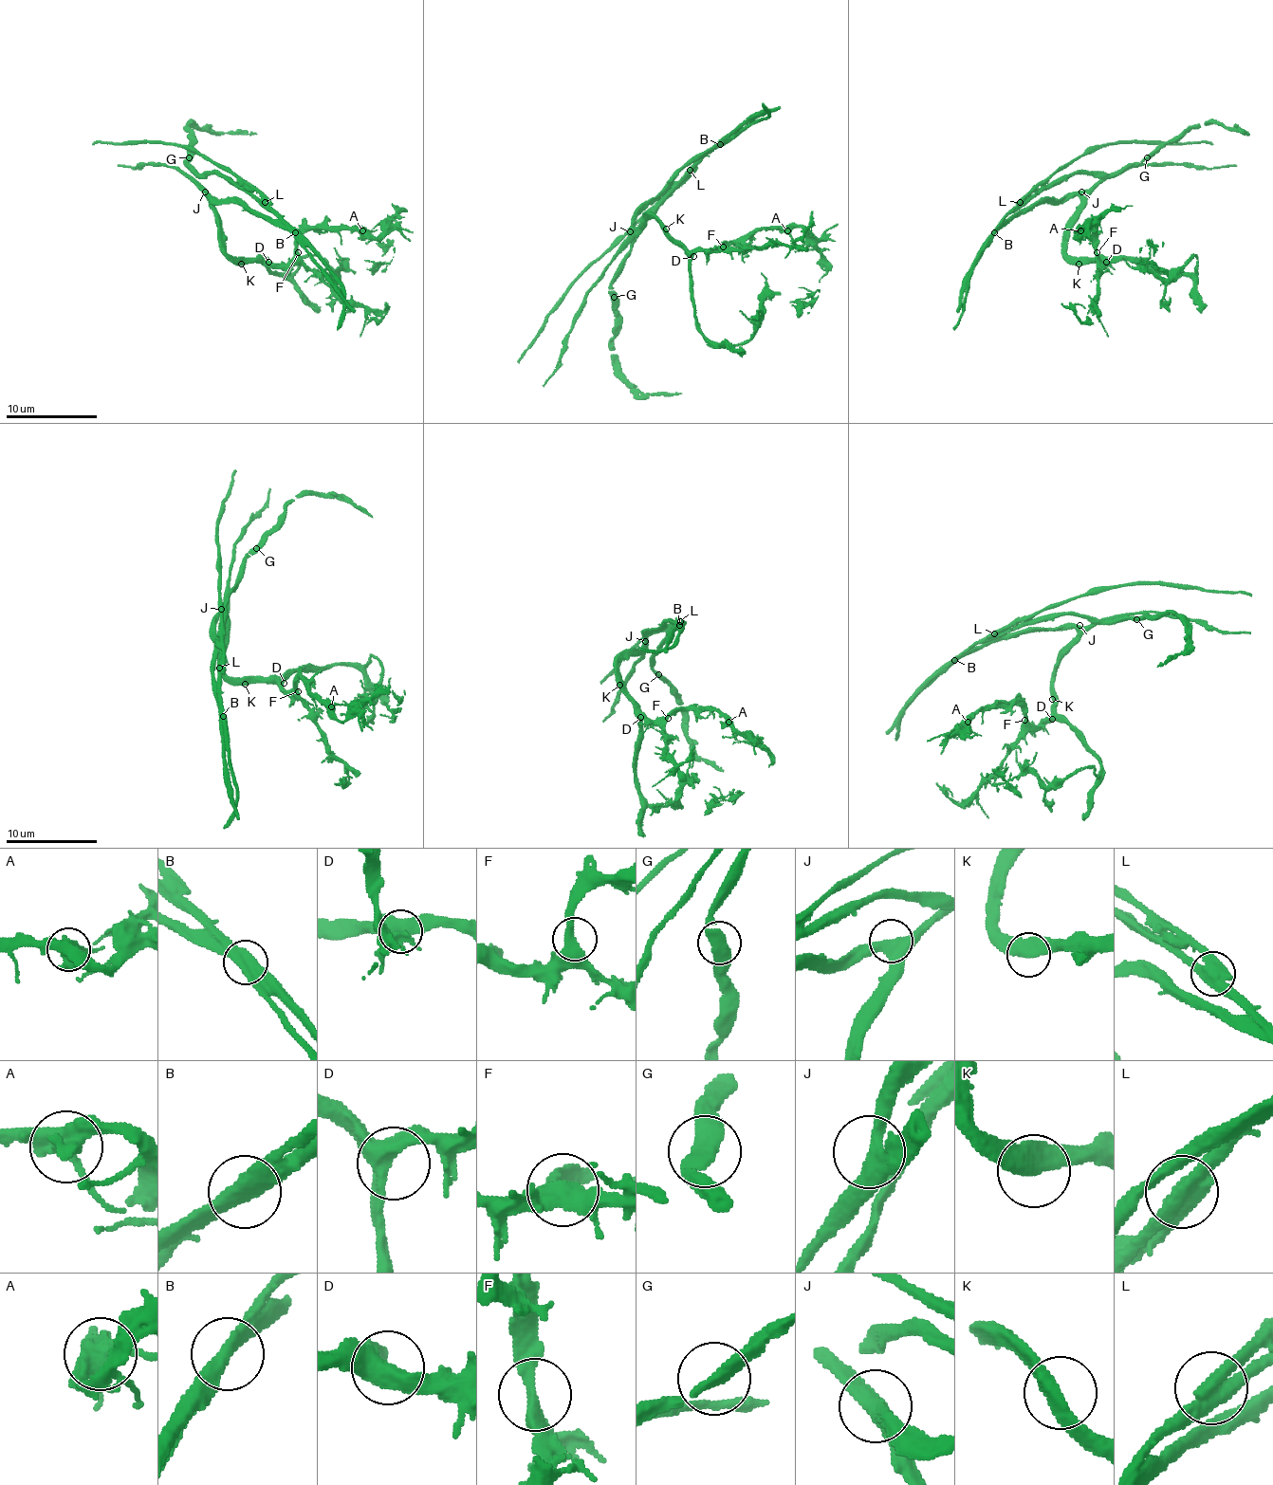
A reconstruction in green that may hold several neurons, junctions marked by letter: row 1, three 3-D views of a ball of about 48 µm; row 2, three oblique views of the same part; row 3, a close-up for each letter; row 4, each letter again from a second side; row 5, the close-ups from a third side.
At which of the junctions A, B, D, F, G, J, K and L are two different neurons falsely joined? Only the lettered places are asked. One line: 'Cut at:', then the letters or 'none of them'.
Cut at: B, L

